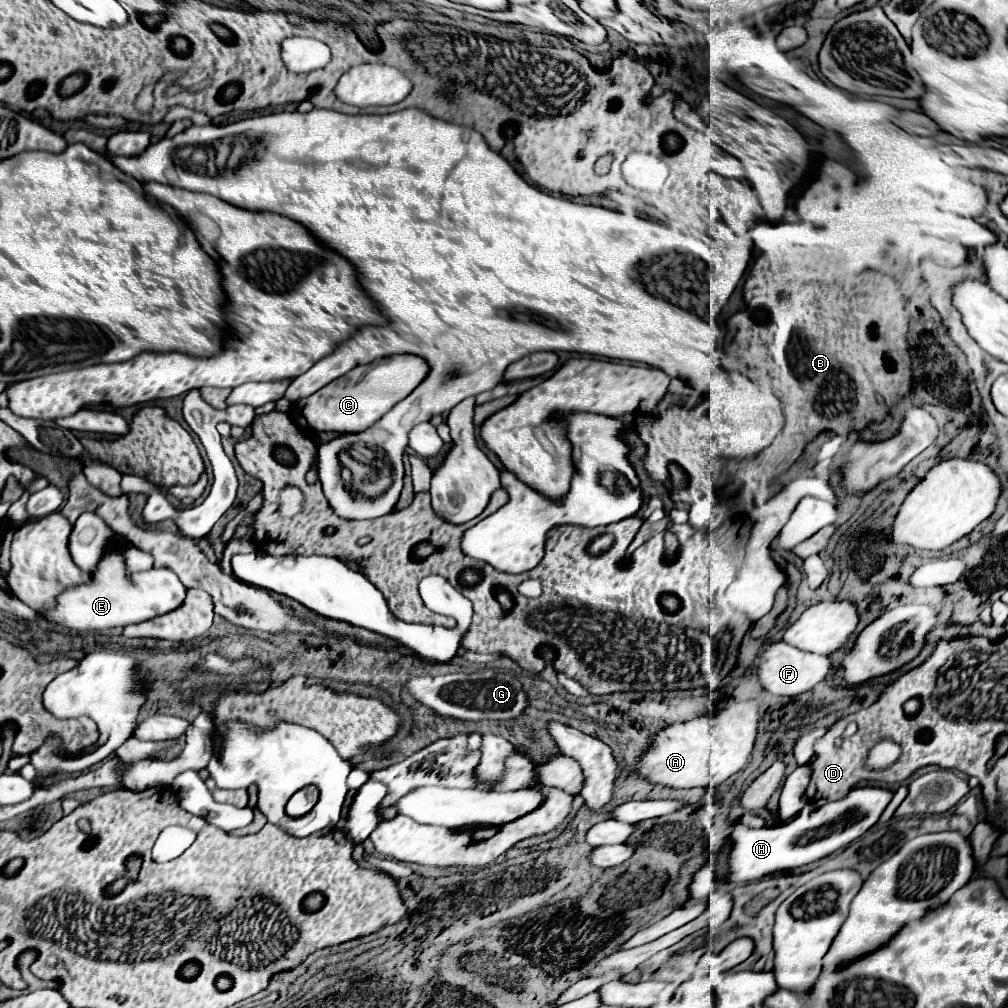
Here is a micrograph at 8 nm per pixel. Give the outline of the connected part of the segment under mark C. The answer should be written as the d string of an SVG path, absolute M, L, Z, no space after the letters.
M392 355L376 359L370 365L360 365L354 371L334 379L304 401L294 403L292 417L302 417L306 427L312 431L360 433L380 421L398 401L402 401L426 377L426 371L426 361L416 355Z

